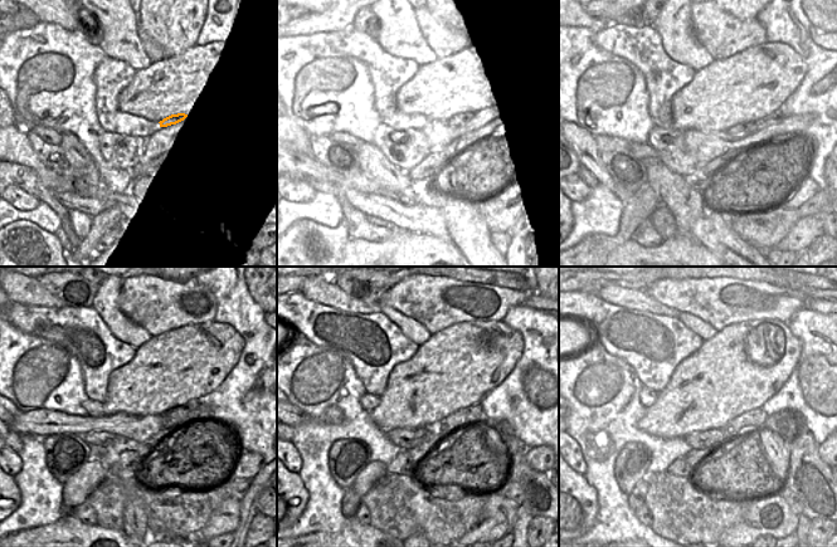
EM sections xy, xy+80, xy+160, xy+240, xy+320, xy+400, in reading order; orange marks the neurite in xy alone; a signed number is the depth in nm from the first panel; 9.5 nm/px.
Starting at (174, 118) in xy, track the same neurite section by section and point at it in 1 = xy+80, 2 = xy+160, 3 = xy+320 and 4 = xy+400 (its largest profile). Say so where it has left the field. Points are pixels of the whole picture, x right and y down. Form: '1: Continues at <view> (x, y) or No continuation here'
1: Continues at xy+80 (458, 121)
2: Continues at xy+160 (745, 128)
3: Continues at xy+320 (472, 415)
4: Continues at xy+400 (747, 423).

